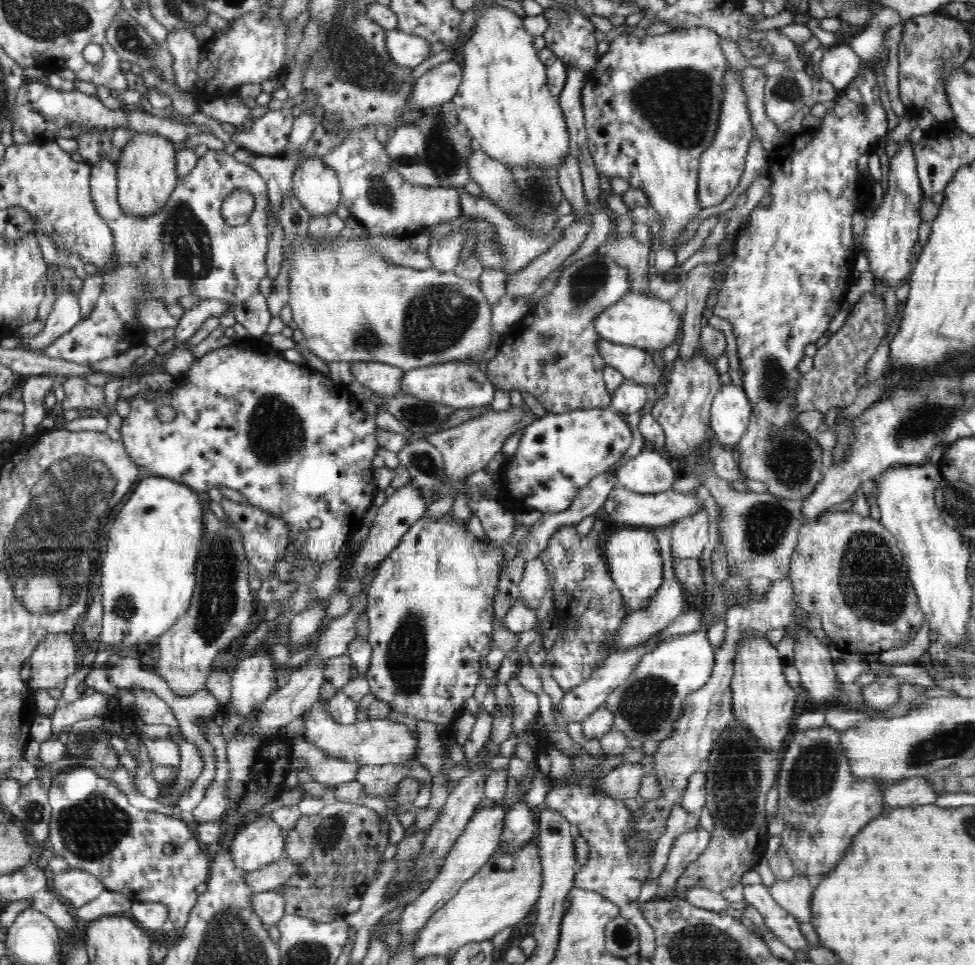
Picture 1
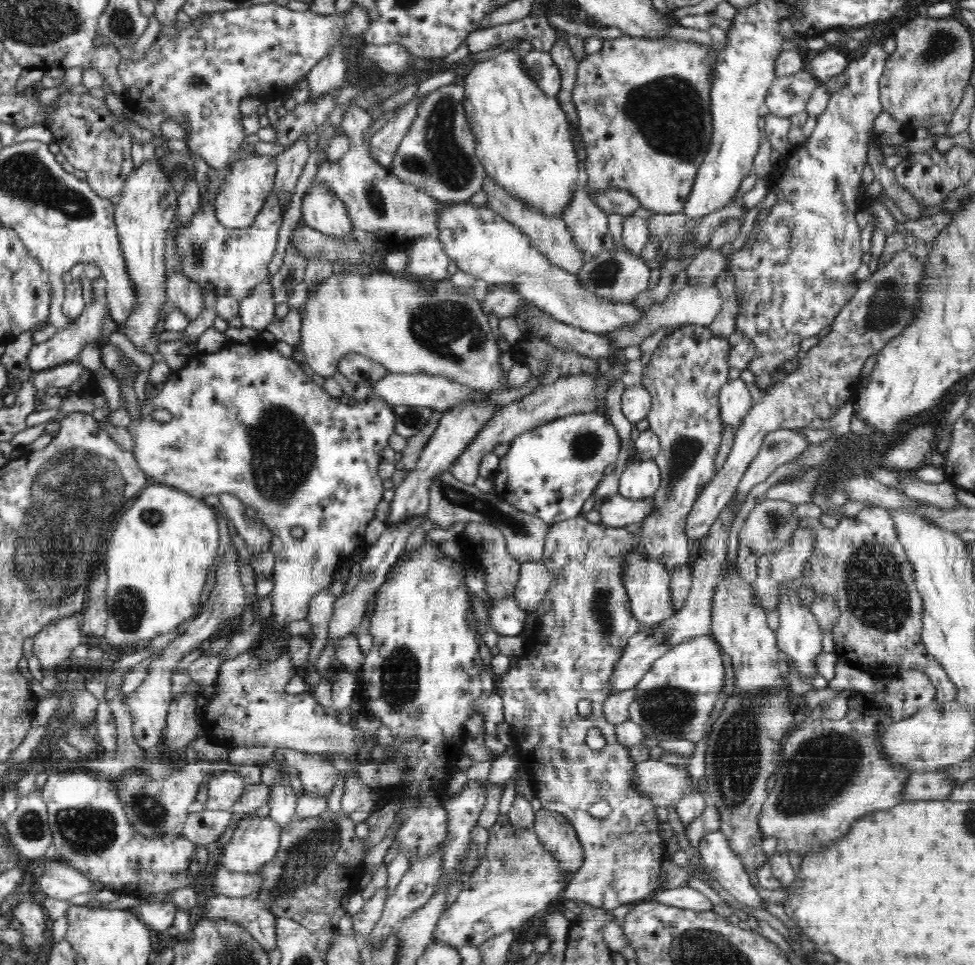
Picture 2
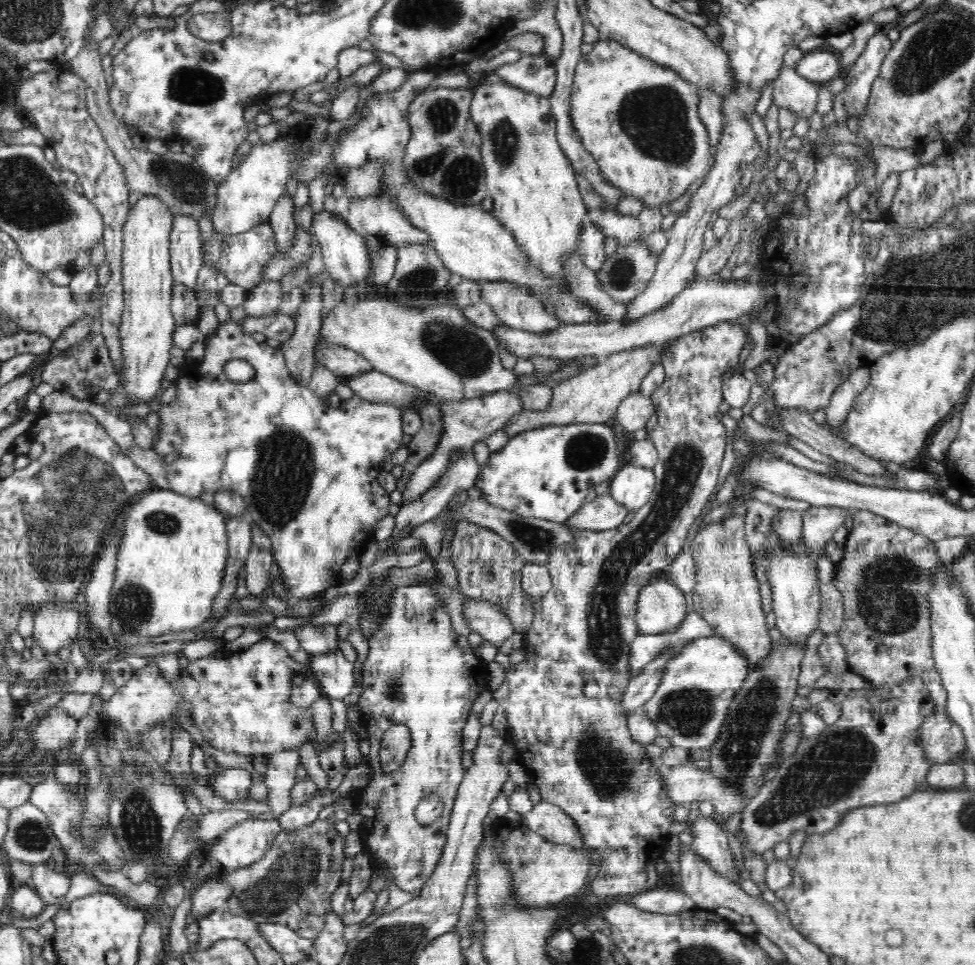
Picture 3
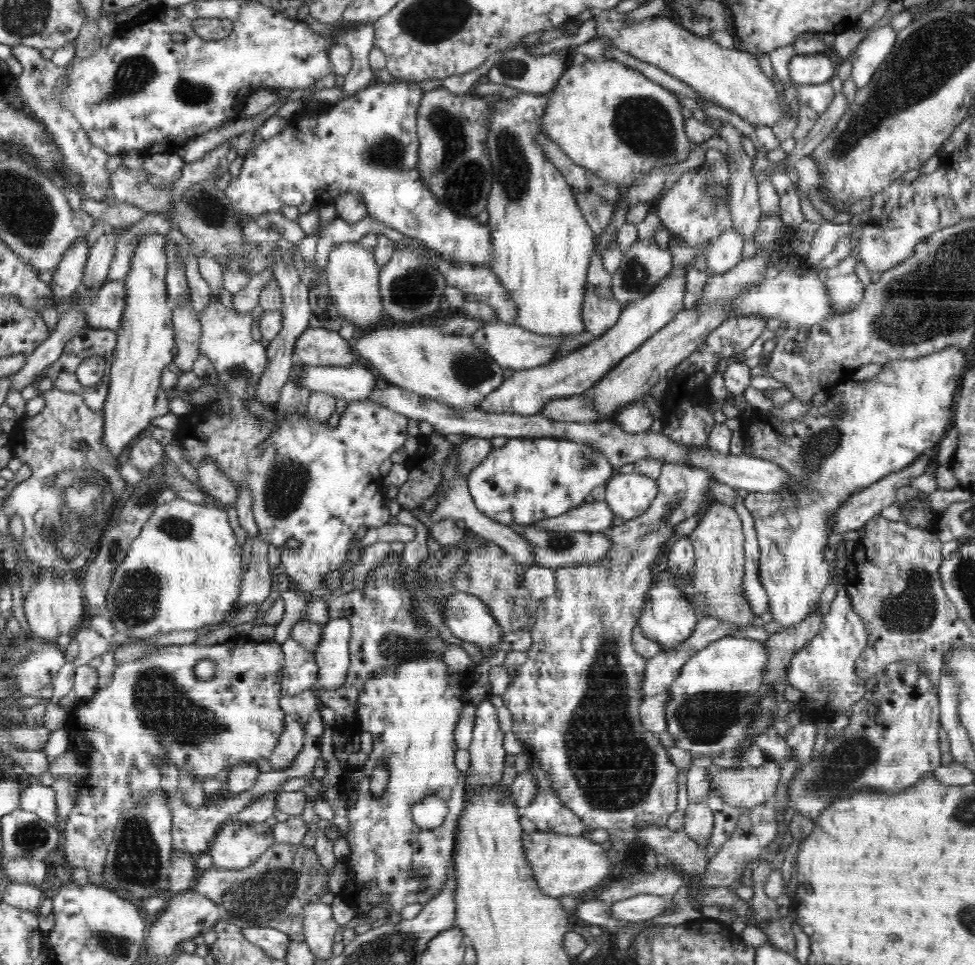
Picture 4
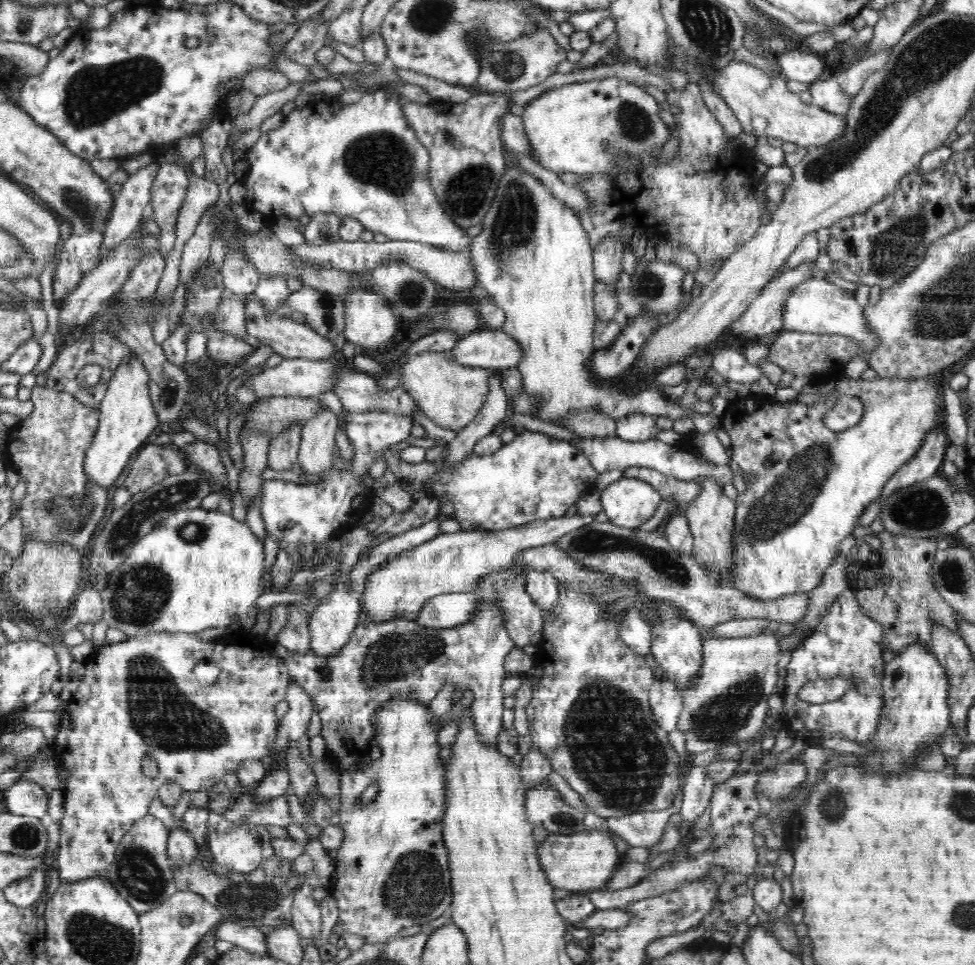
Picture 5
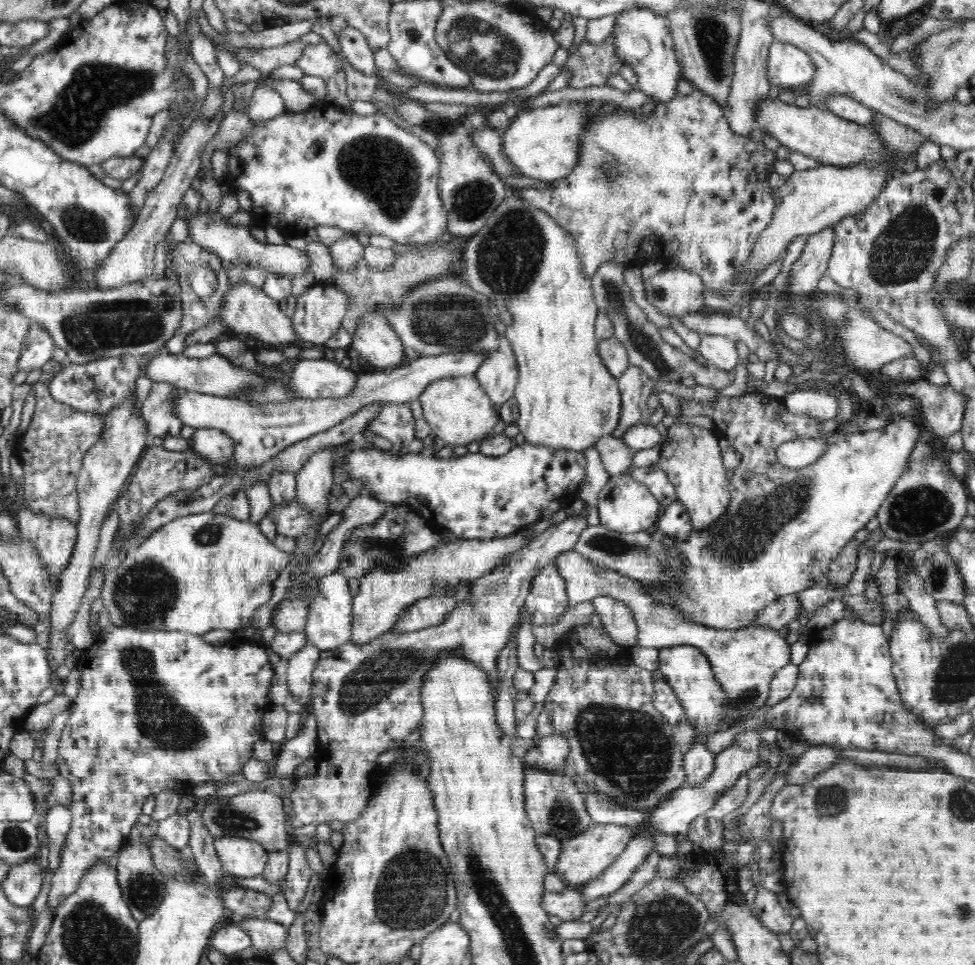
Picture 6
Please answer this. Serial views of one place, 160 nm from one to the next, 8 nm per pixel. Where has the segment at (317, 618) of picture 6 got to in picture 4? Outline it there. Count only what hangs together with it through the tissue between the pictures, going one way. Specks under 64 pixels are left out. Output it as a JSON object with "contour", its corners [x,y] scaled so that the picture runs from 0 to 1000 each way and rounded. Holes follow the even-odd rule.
{"contour":[[[339,640],[330,642],[332,655],[328,669],[322,680],[326,687],[325,713],[342,714],[352,710],[356,692],[359,690],[358,664],[360,663],[360,647],[356,640]]]}

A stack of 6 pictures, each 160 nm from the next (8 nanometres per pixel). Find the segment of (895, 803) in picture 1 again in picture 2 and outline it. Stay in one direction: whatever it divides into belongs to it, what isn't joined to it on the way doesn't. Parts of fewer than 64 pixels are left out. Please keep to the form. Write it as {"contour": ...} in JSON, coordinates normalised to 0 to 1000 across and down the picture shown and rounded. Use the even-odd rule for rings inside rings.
{"contour":[[[967,797],[934,802],[925,821],[925,827],[929,831],[968,829],[973,827],[977,816],[977,810]]]}

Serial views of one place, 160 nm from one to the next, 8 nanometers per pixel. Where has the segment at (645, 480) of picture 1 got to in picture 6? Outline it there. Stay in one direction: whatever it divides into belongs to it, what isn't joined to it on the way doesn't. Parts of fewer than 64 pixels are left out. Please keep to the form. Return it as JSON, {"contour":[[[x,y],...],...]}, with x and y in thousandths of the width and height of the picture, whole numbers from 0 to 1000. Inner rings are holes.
{"contour":[[[642,491],[637,494],[625,494],[614,511],[613,532],[617,546],[645,553],[672,548],[679,530],[677,520],[669,514],[665,505]]]}

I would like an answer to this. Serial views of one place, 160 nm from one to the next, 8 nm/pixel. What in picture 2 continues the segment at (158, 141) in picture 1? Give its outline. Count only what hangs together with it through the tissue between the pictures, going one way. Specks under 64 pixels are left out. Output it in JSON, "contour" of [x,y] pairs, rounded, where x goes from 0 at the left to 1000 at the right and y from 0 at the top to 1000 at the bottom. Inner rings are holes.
{"contour":[[[160,162],[149,169],[131,182],[125,201],[118,209],[118,233],[120,234],[124,260],[128,269],[130,283],[136,299],[139,303],[142,315],[134,321],[132,328],[122,335],[123,343],[129,346],[131,352],[137,356],[137,361],[146,367],[157,369],[158,375],[163,370],[162,359],[164,351],[160,344],[162,327],[173,312],[171,305],[170,273],[170,245],[172,238],[179,230],[183,213],[183,201],[173,190],[171,181],[168,181],[165,165]]]}

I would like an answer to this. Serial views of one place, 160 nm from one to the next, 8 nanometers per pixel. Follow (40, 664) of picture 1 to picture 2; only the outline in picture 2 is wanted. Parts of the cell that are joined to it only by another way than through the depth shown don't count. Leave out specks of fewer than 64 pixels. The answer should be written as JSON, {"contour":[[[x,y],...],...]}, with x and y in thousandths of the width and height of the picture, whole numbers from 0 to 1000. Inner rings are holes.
{"contour":[[[76,637],[51,645],[35,659],[35,677],[41,685],[45,699],[55,699],[62,688],[74,681],[74,676],[86,664],[83,651]]]}

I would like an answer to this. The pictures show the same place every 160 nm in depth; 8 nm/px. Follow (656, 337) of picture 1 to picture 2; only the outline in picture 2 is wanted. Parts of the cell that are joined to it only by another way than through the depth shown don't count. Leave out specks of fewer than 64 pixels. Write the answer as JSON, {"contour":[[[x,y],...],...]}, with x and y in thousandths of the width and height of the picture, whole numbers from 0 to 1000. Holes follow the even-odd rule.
{"contour":[[[482,209],[459,212],[458,217],[448,222],[447,237],[457,263],[468,272],[471,280],[505,296],[526,294],[539,313],[548,314],[570,332],[598,343],[623,347],[640,337],[651,337],[664,320],[654,320],[648,314],[628,314],[604,306],[593,295],[592,286],[566,274],[548,257],[530,234],[499,213],[488,213]]]}

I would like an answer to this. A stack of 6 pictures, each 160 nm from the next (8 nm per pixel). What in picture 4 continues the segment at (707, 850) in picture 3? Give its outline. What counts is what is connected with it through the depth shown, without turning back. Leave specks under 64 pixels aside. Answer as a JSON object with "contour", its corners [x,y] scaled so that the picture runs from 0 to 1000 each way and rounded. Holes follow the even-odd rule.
{"contour":[[[725,830],[707,831],[703,840],[701,861],[716,875],[723,877],[731,859],[731,841]]]}

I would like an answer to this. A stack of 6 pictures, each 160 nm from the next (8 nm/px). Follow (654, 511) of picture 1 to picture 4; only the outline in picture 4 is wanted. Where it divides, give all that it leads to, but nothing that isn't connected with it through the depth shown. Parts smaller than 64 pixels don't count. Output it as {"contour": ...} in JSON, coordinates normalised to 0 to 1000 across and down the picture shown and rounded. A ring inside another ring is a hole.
{"contour":[[[604,518],[578,534],[549,543],[554,550],[617,551],[628,546],[631,535],[621,519]]]}

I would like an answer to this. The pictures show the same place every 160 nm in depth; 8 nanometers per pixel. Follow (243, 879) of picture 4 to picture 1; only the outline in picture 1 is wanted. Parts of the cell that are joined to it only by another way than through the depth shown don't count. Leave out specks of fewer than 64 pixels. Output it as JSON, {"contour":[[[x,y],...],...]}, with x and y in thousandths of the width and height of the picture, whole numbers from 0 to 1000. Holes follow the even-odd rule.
{"contour":[[[345,829],[333,834],[332,839],[320,846],[310,845],[298,861],[292,864],[291,888],[304,896],[303,905],[288,916],[284,923],[291,932],[291,945],[312,949],[322,955],[343,955],[352,948],[360,931],[371,928],[377,917],[385,912],[390,887],[398,873],[399,853],[390,853],[389,844],[375,835]]]}

